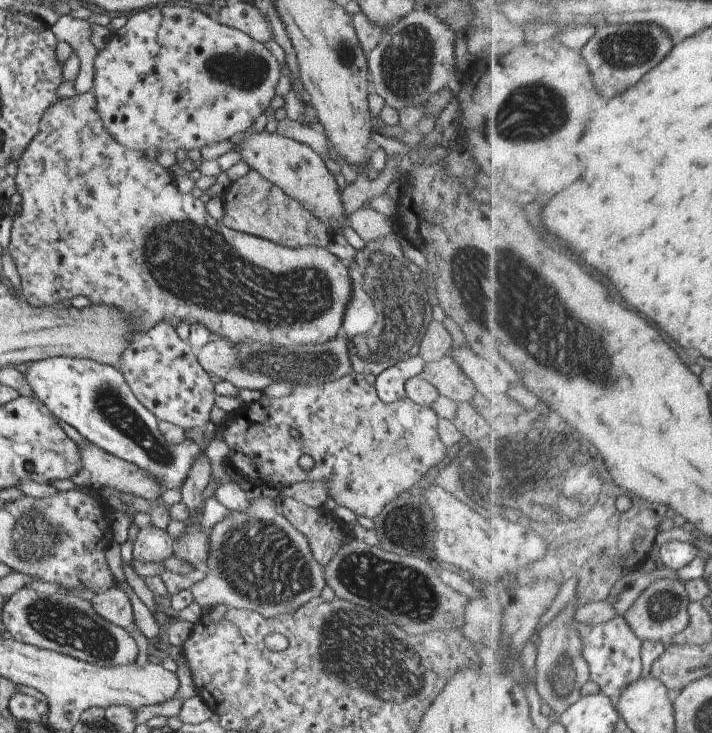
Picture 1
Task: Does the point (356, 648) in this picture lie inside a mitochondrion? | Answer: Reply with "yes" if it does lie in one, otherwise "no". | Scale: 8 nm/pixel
yes

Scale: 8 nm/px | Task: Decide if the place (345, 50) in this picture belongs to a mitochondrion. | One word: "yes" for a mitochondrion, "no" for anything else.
yes

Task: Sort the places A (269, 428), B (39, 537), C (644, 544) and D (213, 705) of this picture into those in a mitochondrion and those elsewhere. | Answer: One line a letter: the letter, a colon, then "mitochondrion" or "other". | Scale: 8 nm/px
A: other
B: mitochondrion
C: other
D: other

